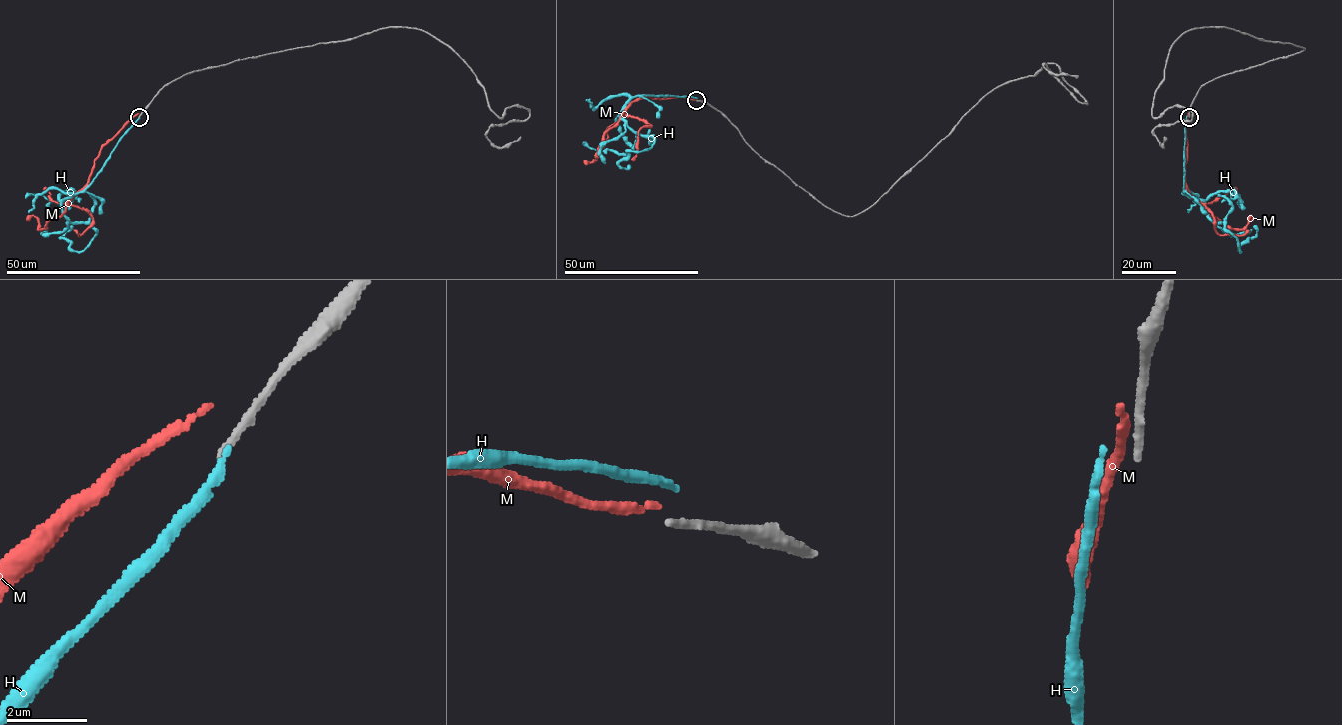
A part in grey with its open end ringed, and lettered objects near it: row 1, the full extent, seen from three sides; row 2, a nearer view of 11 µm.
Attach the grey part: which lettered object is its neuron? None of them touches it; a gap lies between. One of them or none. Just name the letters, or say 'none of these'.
none of these

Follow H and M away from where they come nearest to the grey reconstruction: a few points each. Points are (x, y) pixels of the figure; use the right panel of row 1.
H: (1187, 116), (1185, 193), (1200, 200), (1212, 220), (1223, 223), (1240, 251), (1256, 235), (1253, 226)
M: (1188, 115), (1185, 187), (1209, 210), (1214, 217), (1214, 229), (1220, 235), (1242, 235), (1248, 229)

